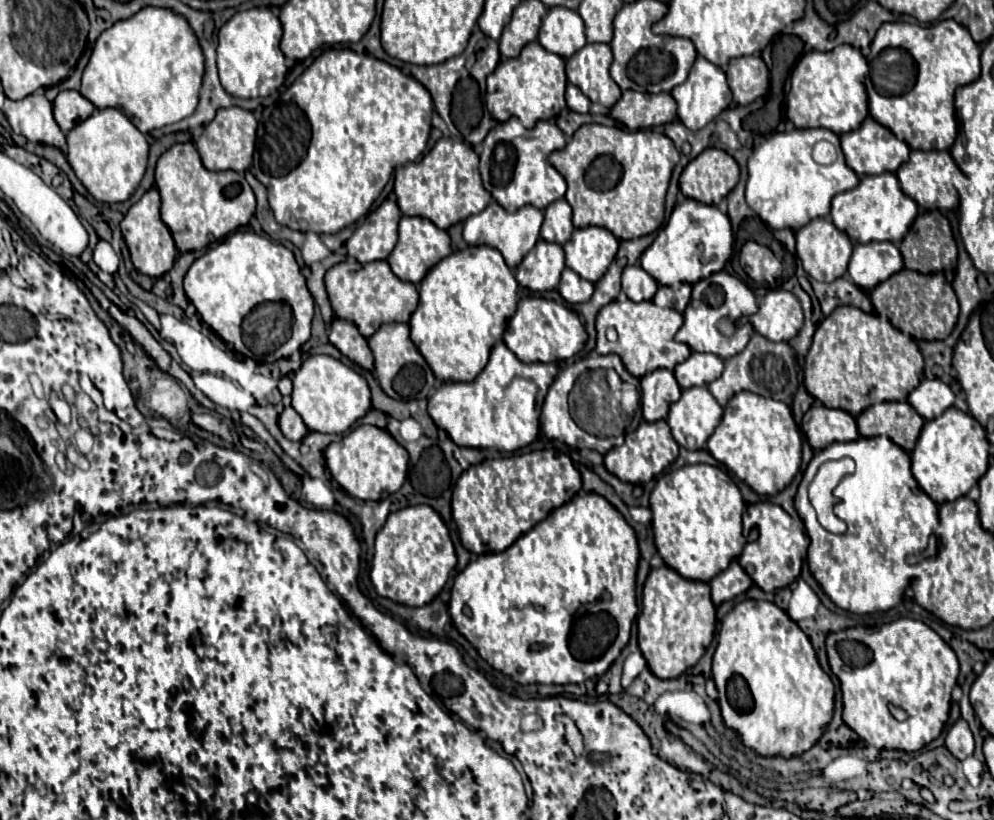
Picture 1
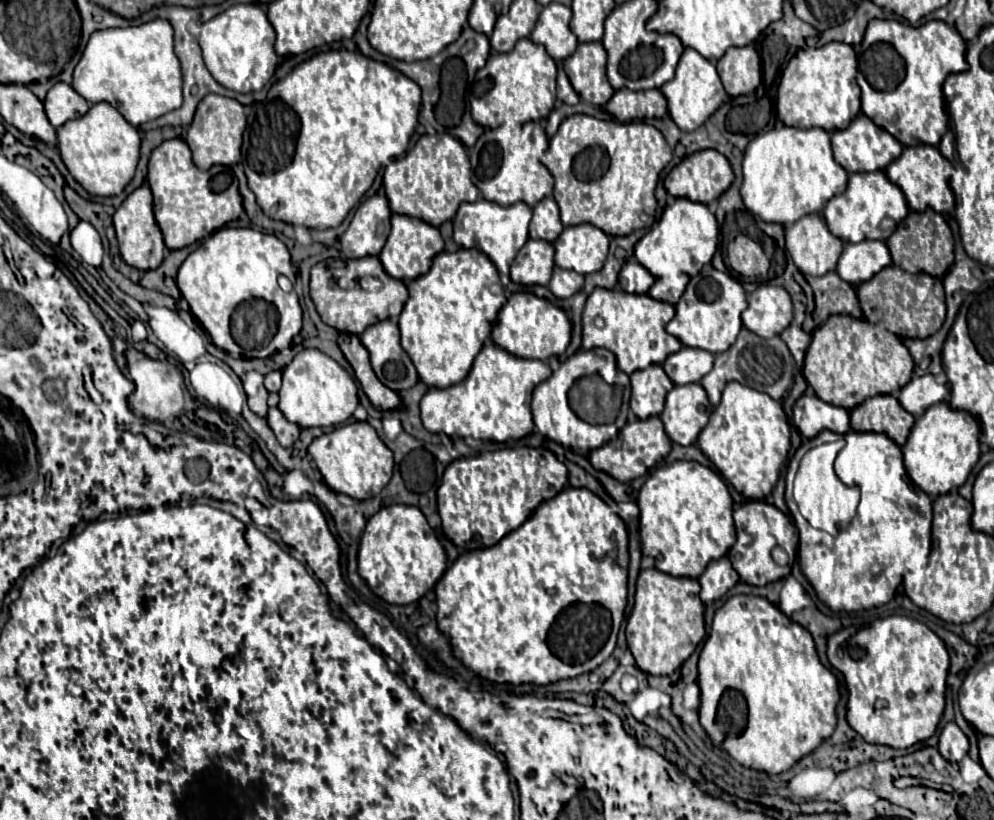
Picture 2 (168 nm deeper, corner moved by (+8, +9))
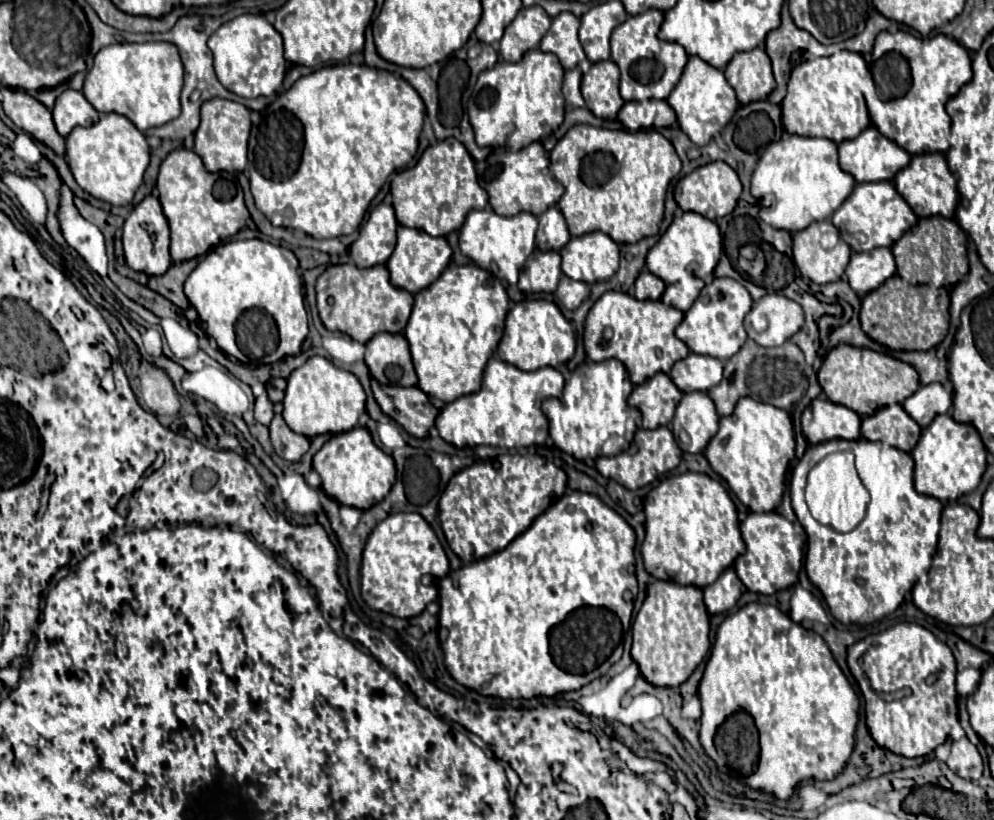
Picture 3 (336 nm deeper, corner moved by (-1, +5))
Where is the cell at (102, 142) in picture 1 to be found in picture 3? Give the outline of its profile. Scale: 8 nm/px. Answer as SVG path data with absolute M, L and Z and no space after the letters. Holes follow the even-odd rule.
M116 112L100 114L98 124L92 124L90 128L74 128L74 132L66 136L66 162L80 188L114 206L132 202L142 184L148 160L150 146L146 136L126 116Z

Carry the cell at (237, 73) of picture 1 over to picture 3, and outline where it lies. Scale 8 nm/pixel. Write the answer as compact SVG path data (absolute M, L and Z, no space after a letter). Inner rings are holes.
M242 14L222 24L210 36L208 48L214 54L214 70L220 84L242 98L272 96L280 88L288 69L282 56L282 36L262 14Z

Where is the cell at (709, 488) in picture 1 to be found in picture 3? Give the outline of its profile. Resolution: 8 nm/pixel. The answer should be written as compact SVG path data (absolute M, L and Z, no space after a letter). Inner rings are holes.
M684 472L680 476L670 476L662 480L648 492L643 512L646 514L646 538L642 542L642 559L646 572L656 580L704 588L712 584L726 568L730 568L736 556L744 552L744 540L738 528L736 506L724 484L706 474Z

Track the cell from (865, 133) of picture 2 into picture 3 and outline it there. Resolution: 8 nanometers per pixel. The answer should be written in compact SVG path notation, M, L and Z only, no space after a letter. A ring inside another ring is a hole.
M874 126L866 128L854 140L844 140L842 144L838 144L838 154L840 154L840 168L852 174L856 182L892 180L910 162L910 154L904 148L898 148L894 140L886 140L886 136L882 136Z

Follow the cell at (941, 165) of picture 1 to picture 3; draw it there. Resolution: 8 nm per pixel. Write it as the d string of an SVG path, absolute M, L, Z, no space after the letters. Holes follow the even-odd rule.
M940 152L912 156L910 164L906 168L902 168L902 172L896 174L894 186L902 194L902 198L910 204L910 208L914 210L914 214L918 218L938 216L938 214L944 216L944 218L952 218L954 212L956 212L956 206L958 206L958 180L950 172L950 168L946 164L946 158Z

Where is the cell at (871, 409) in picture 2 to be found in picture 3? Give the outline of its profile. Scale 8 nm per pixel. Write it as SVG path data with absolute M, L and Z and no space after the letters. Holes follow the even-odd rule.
M896 402L862 420L862 438L878 440L904 452L910 452L916 446L920 434L922 428L908 416L902 404Z

